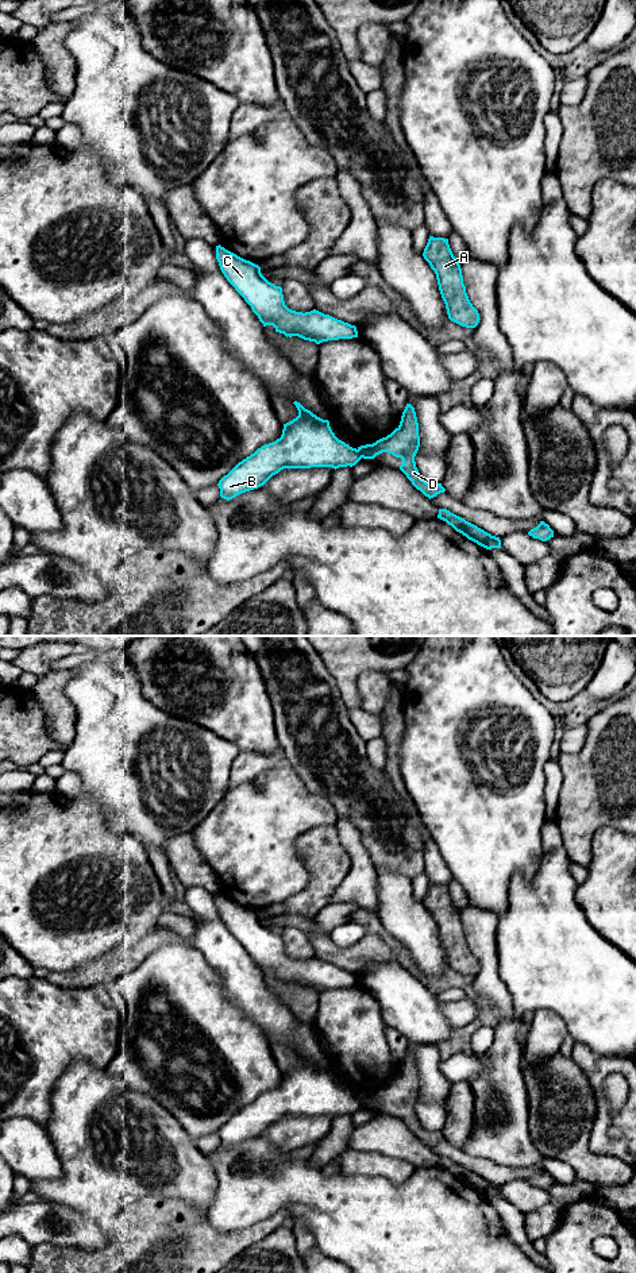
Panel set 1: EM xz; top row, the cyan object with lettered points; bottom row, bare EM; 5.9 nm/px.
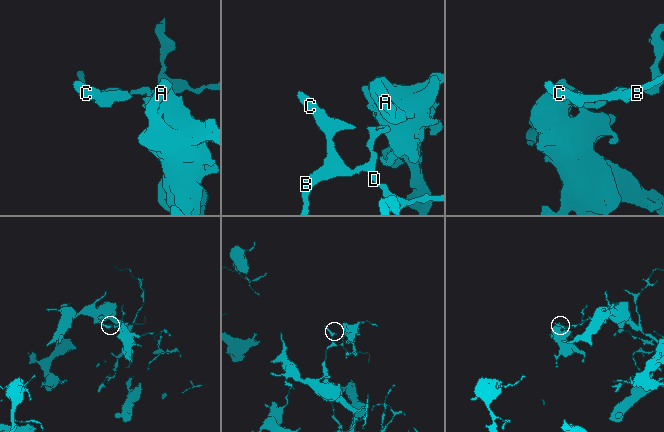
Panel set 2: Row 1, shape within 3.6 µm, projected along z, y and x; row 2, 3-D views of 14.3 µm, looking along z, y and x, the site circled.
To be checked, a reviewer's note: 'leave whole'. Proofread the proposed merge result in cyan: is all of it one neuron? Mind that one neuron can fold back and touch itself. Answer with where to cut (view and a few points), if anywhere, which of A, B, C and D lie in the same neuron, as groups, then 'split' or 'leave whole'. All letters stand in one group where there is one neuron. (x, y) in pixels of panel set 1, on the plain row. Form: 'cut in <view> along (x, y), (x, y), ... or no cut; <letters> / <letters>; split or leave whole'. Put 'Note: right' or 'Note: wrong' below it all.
cut in xz along (357, 1098), (362, 1104); A D / B C; split
Note: wrong

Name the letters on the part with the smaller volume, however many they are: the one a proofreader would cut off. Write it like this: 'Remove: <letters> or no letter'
Remove: A, D

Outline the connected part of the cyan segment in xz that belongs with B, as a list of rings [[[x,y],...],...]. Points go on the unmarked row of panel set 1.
[[[297,1049],[293,1052],[298,1064],[284,1072],[281,1085],[258,1096],[219,1129],[221,1146],[230,1149],[258,1137],[284,1116],[336,1118],[352,1115],[362,1107],[356,1096],[335,1084],[328,1068],[317,1065]]]

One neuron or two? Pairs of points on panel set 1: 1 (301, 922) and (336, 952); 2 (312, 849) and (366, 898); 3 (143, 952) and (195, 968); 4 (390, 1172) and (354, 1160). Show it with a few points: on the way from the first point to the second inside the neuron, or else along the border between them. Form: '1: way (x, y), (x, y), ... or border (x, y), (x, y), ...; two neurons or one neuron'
1: border (308, 932), (316, 932), (328, 937); two neurons
2: border (345, 847), (350, 871), (334, 891), (331, 902); two neurons
3: border (158, 945), (139, 964), (124, 973); two neurons
4: way (381, 1165), (363, 1162); one neuron

